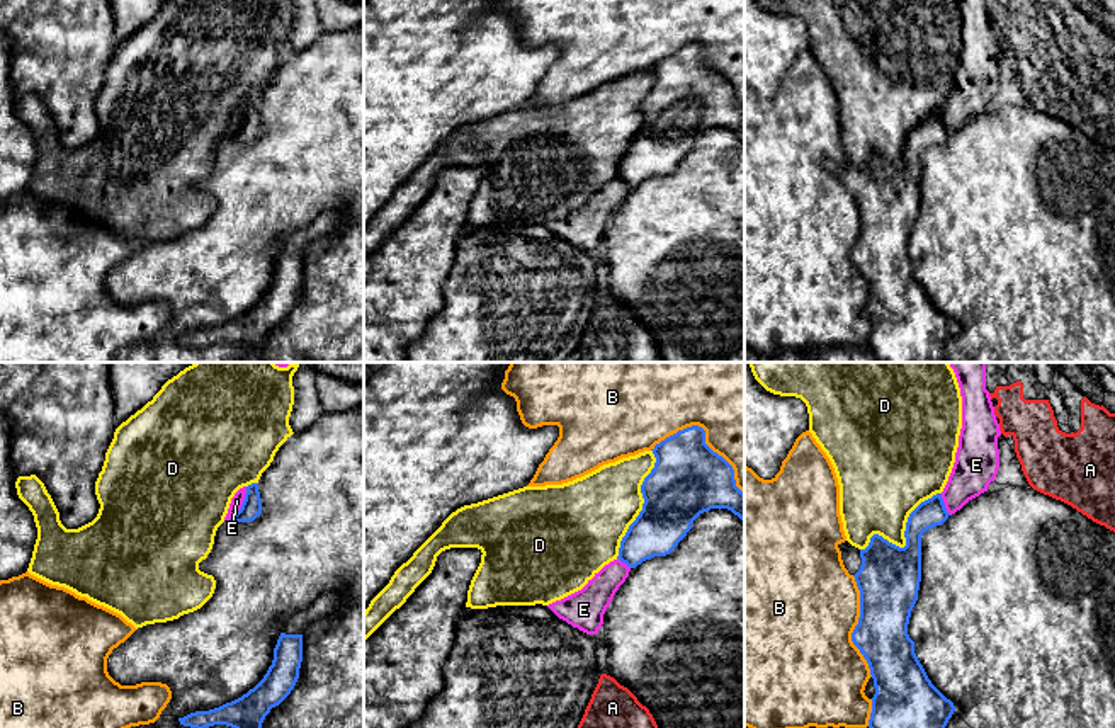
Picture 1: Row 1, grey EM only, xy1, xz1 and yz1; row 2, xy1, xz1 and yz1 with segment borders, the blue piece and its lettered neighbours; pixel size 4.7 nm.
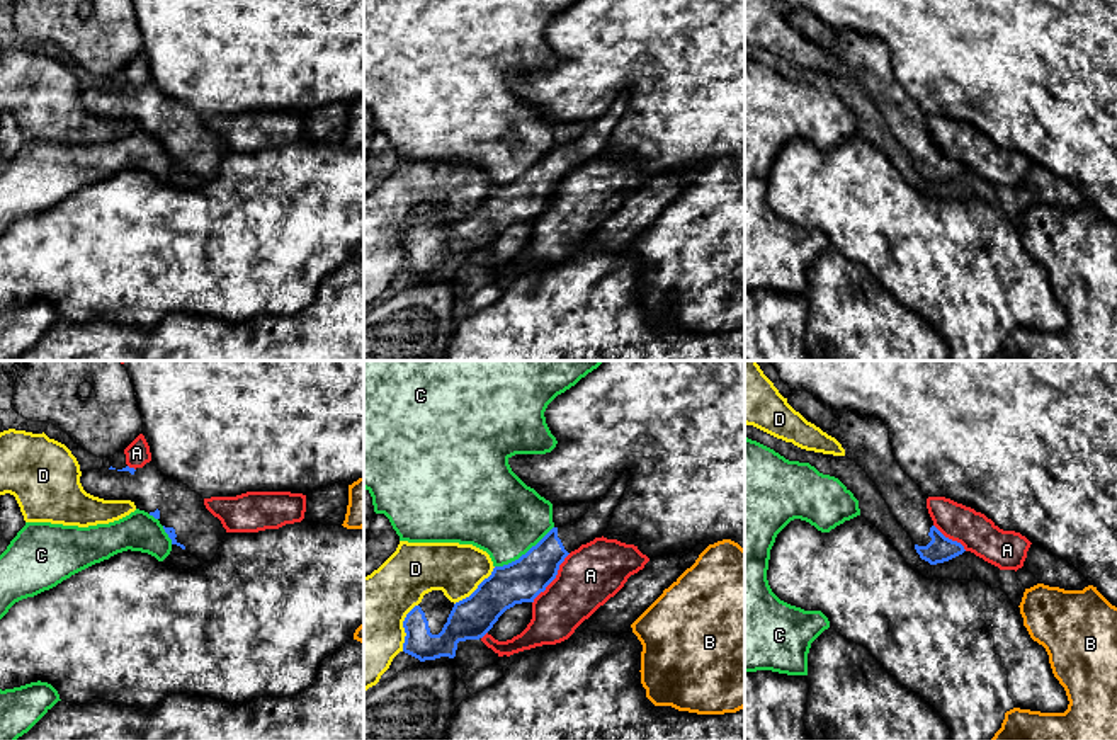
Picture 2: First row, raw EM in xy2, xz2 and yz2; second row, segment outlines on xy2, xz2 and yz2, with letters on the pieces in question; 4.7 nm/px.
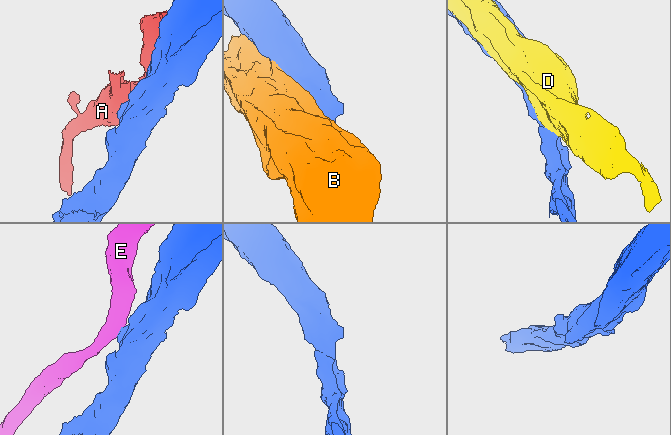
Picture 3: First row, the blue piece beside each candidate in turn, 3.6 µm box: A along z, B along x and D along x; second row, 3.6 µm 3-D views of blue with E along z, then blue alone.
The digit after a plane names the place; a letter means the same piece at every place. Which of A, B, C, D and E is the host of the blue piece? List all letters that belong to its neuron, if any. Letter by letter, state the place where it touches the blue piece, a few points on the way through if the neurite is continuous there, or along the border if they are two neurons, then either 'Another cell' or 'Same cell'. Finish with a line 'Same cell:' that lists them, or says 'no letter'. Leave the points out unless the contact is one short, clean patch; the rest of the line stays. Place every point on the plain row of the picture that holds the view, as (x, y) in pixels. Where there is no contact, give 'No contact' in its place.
A: Touches blue at xz2 (555, 196). Another cell
B: Touches blue at xz1 (704, 55). Another cell
C: Touches blue at xz2 (526, 172). Boundary: xz2 (553, 145), (517, 177), (495, 186). Another cell
D: Touches blue at yz1 (905, 155). Another cell
E: Touches blue at xy1 (242, 123). Boundary: xy1 (247, 106), (242, 125), (228, 138). Another cell
Same cell: no letter

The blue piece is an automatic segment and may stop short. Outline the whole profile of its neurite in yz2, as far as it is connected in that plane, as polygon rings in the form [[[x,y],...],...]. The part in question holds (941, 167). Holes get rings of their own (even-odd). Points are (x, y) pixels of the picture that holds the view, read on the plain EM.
[[[792,10],[787,22],[808,41],[835,56],[845,75],[867,92],[896,139],[910,153],[921,179],[937,184],[966,170],[961,162],[945,157],[933,145],[927,128],[928,116],[901,88],[882,39],[850,29],[833,29],[808,10]]]

